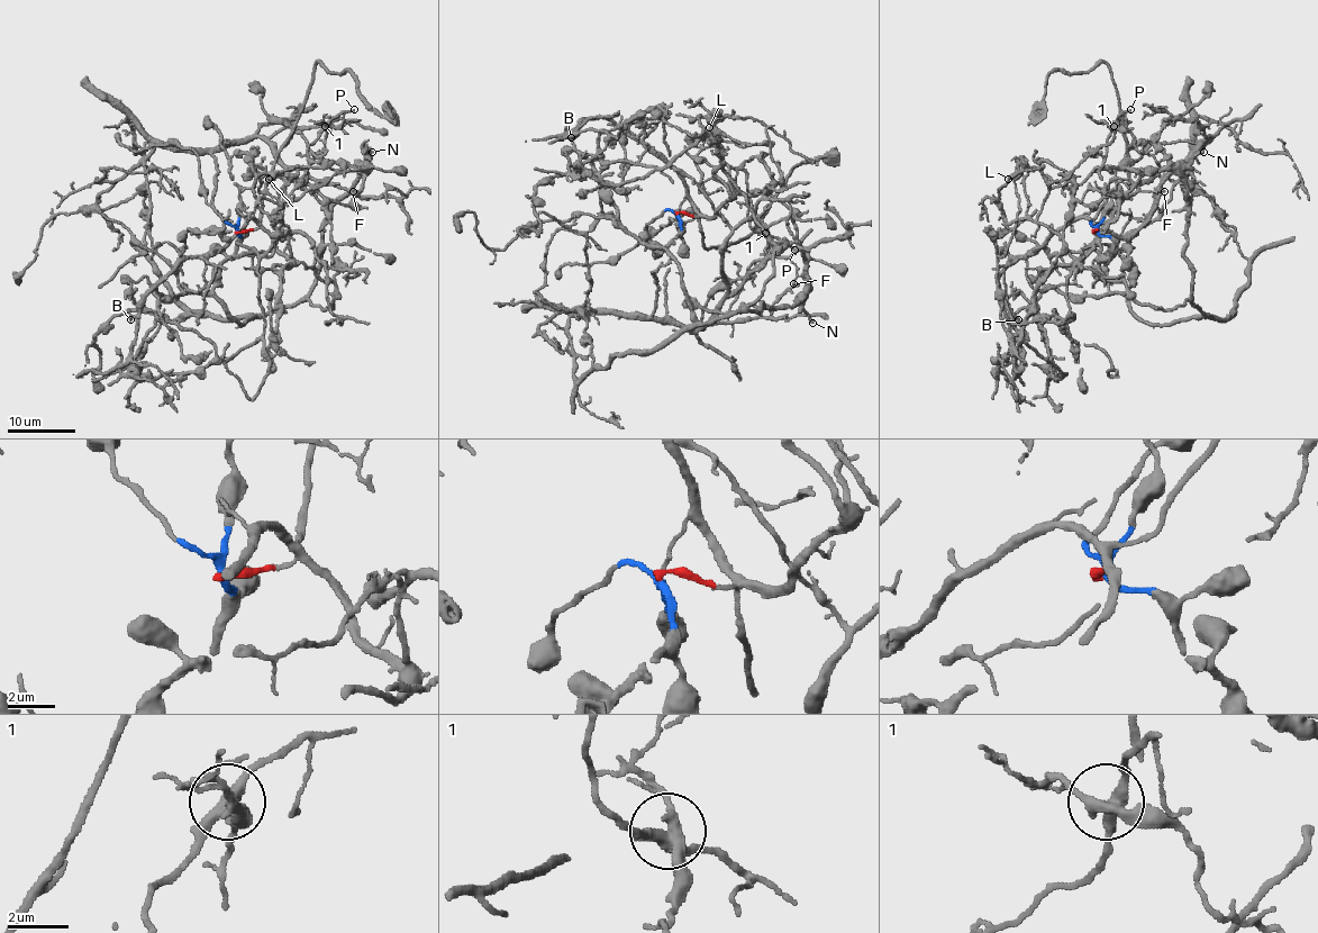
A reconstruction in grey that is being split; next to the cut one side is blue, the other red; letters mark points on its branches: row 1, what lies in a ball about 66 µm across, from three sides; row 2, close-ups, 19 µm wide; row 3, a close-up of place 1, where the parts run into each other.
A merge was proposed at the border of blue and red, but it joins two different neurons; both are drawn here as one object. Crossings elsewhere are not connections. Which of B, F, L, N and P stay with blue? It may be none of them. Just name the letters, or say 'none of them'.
F, N

